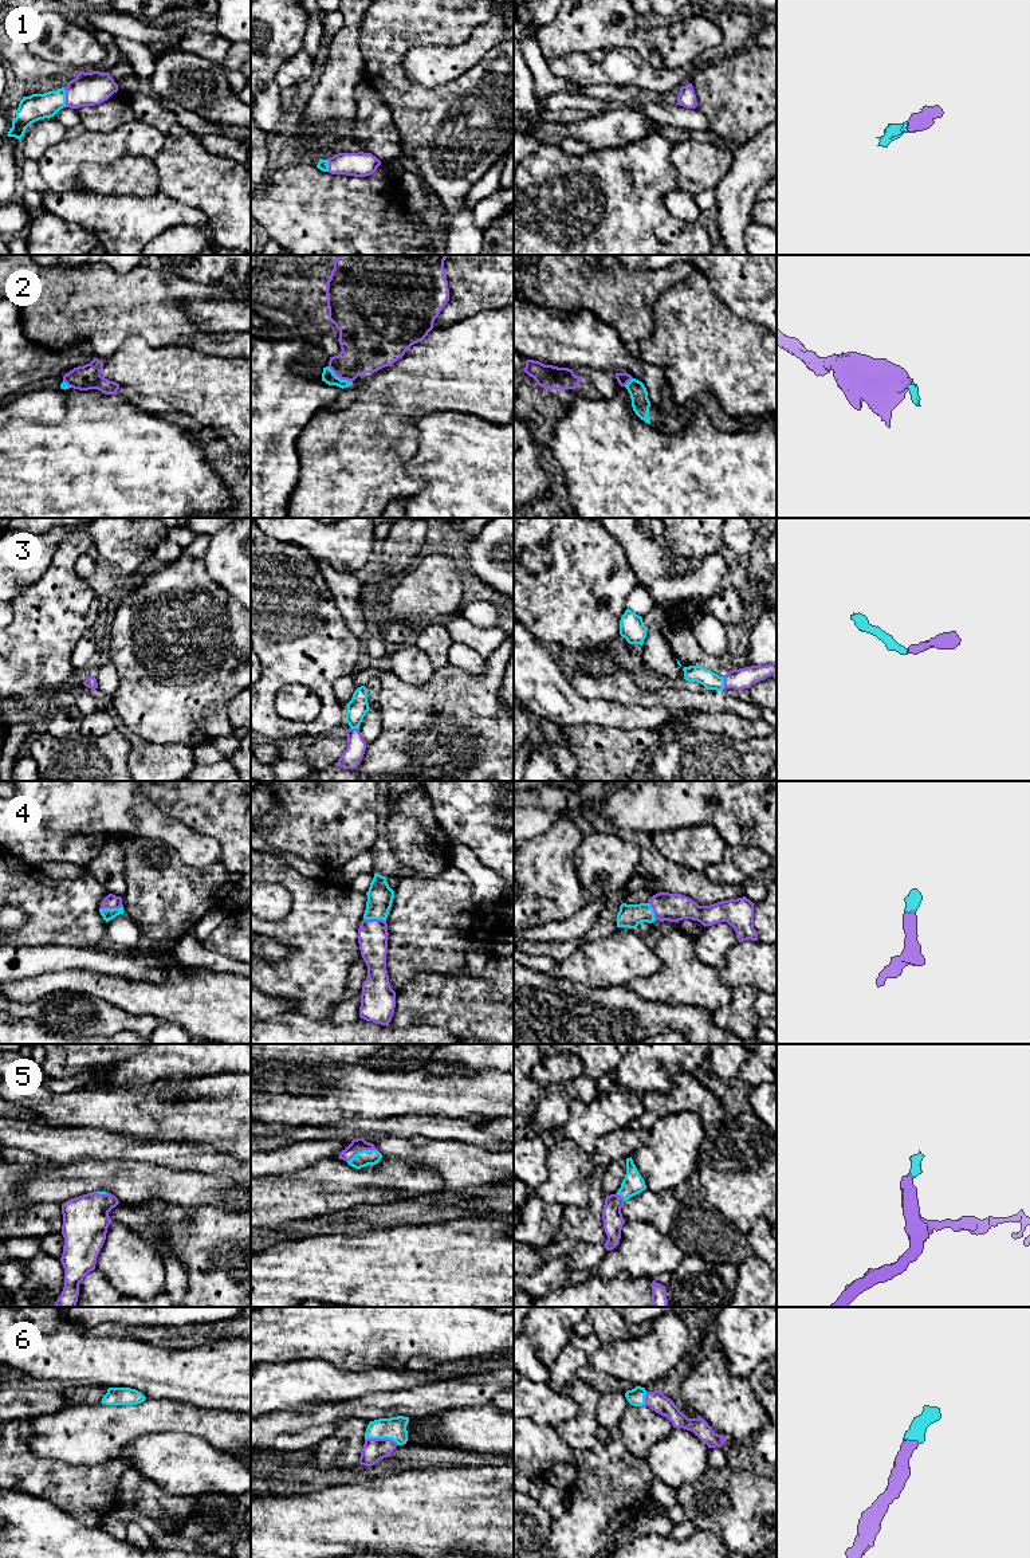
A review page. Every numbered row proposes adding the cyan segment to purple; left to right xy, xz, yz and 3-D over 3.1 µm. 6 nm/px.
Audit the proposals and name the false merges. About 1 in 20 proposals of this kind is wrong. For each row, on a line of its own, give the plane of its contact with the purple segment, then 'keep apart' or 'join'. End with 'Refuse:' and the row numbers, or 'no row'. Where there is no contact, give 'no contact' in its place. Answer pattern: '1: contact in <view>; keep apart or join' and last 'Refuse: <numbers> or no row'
1: contact in xy; join
2: contact in xz; join
3: contact in yz; join
4: contact in xy; join
5: contact in xz; join
6: contact in xz; join
Refuse: no row

